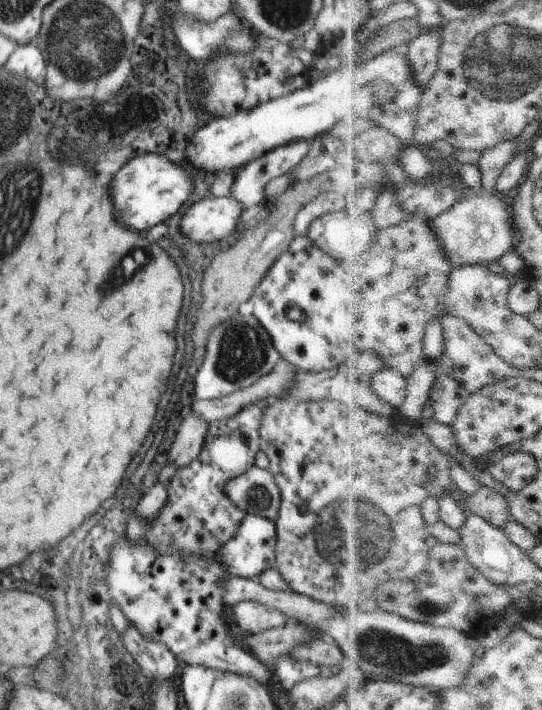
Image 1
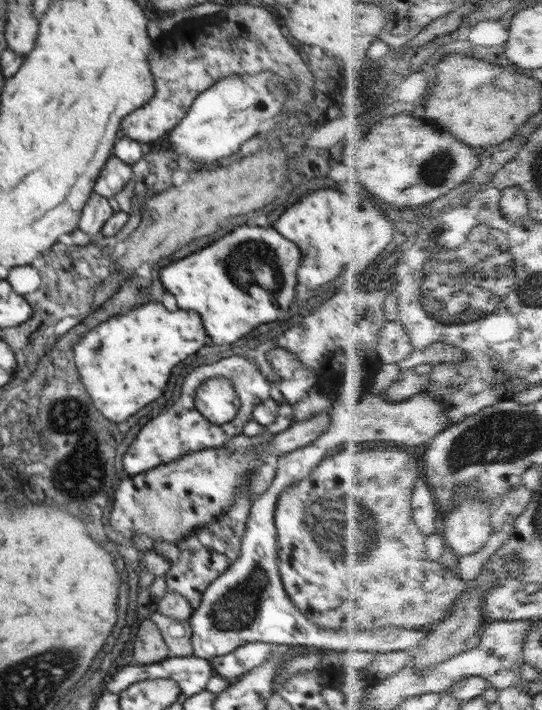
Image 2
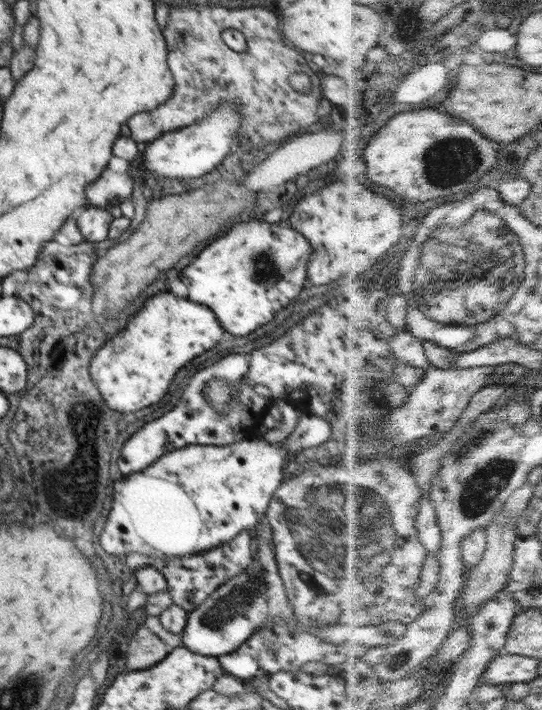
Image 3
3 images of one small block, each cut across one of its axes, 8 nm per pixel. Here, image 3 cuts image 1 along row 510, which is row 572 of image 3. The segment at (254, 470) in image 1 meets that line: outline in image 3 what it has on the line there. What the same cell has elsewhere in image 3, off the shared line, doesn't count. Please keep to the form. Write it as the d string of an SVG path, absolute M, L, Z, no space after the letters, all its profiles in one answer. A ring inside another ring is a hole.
M264 526L262 529L253 529L253 562L188 614L187 624L181 634L183 646L188 651L201 656L222 657L237 650L258 630L270 629L274 624L286 623L292 636L306 634L306 630L310 630L298 622L292 612L273 552L273 532L271 527Z

